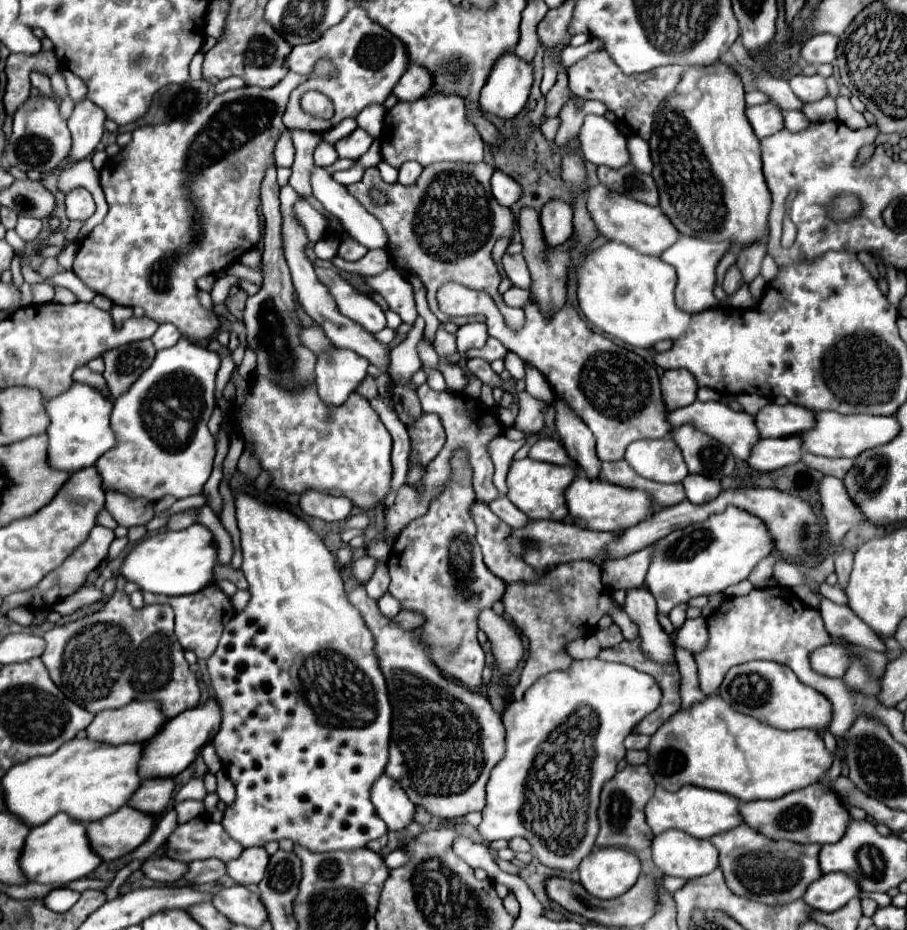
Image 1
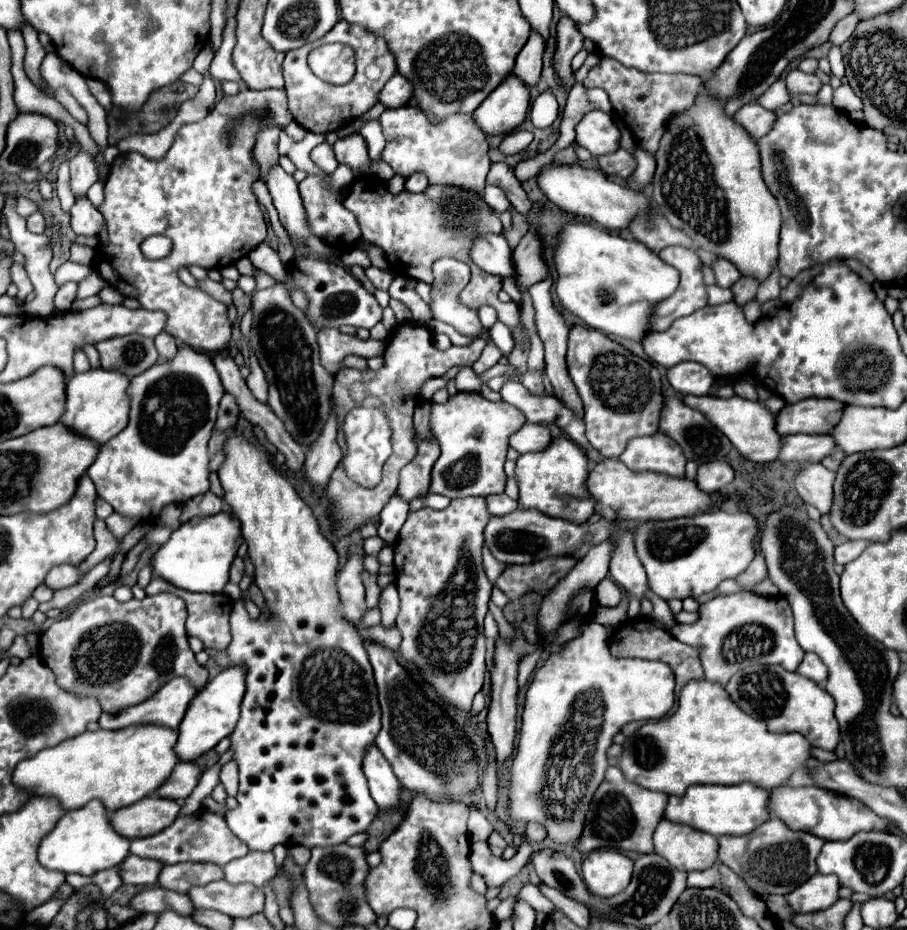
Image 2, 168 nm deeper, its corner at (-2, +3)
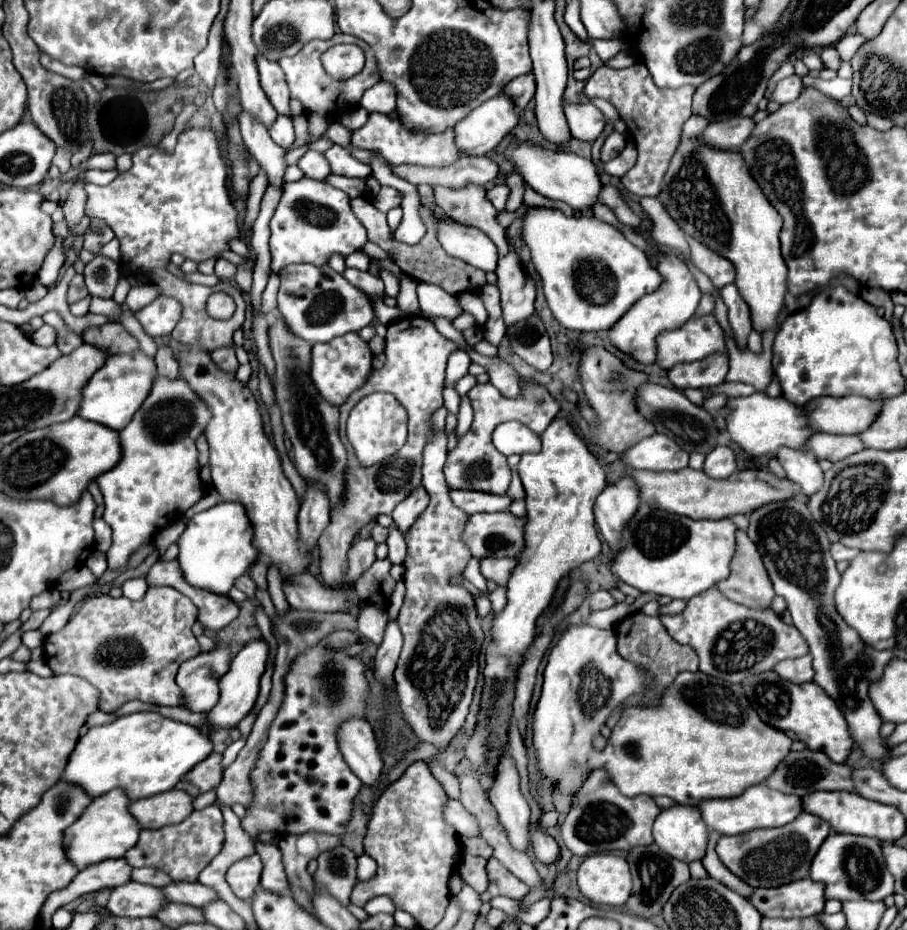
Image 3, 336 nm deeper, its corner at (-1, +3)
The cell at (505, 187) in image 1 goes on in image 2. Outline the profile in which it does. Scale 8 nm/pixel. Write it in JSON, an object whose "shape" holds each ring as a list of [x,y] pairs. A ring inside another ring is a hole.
{"shape":[[[486,185],[484,187],[484,199],[486,203],[500,215],[504,211],[508,211],[512,205],[508,205],[508,197],[502,189],[496,189],[496,185]]]}

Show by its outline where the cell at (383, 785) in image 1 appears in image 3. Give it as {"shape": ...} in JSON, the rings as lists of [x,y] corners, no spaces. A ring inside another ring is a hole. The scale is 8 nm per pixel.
{"shape":[[[351,717],[337,729],[337,743],[349,769],[367,785],[379,779],[383,761],[377,749],[371,725],[365,719]]]}

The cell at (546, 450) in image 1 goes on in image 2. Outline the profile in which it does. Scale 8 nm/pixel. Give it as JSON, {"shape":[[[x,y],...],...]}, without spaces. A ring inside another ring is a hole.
{"shape":[[[526,423],[520,431],[510,437],[510,447],[514,447],[520,455],[530,451],[542,451],[552,443],[552,433],[546,425]]]}

